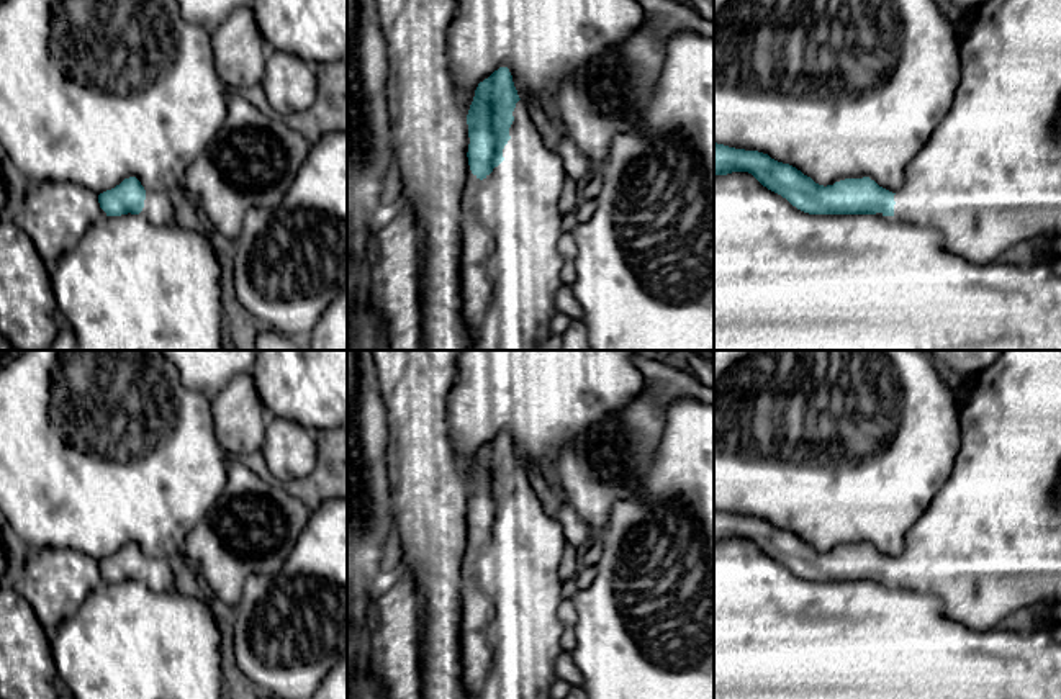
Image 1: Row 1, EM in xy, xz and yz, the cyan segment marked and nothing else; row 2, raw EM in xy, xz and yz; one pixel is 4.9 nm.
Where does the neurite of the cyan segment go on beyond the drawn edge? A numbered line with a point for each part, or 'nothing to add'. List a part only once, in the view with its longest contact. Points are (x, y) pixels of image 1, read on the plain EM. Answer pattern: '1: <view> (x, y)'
1: xz (510, 634)

